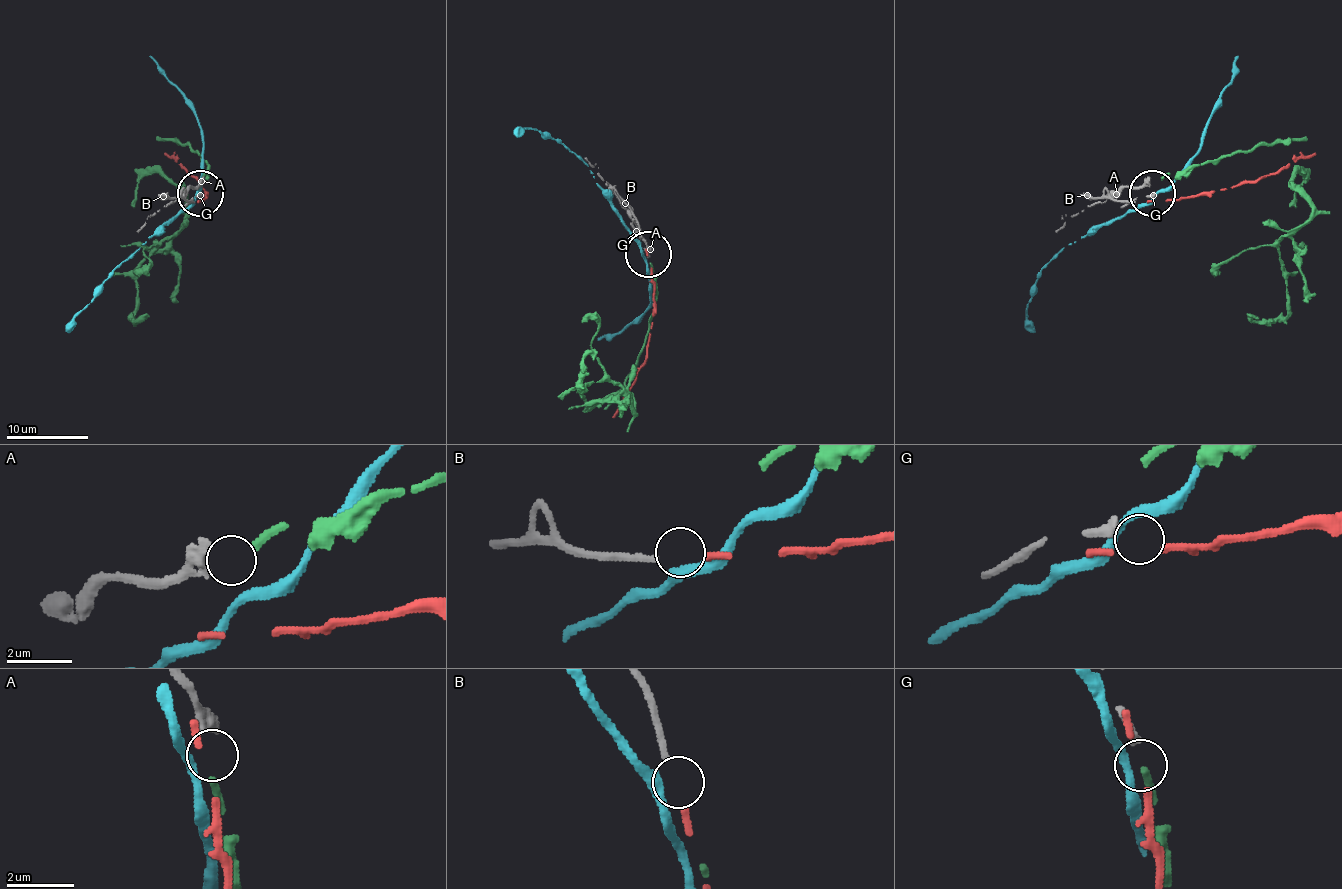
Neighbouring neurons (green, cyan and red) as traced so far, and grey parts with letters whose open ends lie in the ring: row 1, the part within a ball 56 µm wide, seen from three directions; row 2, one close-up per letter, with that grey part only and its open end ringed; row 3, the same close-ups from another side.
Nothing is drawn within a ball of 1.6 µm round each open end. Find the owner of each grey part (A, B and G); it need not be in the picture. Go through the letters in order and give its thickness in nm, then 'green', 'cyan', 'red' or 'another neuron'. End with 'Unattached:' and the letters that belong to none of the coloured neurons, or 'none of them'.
A: 460 nm | green
B: 200 nm | red
G: 280 nm | another neuron
Unattached: G

